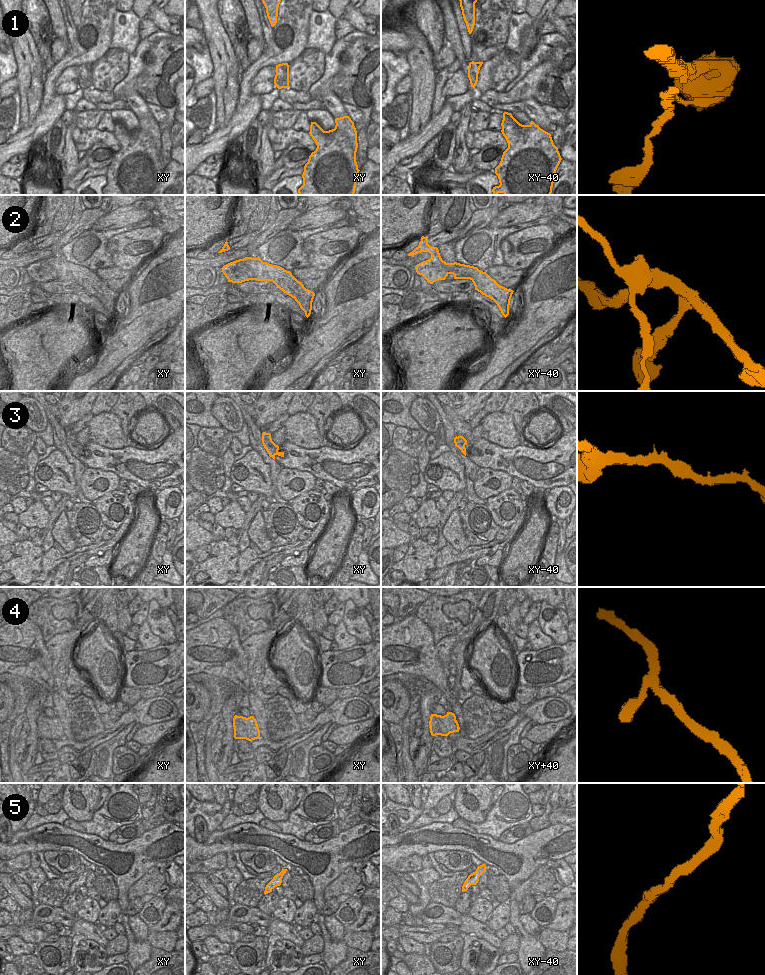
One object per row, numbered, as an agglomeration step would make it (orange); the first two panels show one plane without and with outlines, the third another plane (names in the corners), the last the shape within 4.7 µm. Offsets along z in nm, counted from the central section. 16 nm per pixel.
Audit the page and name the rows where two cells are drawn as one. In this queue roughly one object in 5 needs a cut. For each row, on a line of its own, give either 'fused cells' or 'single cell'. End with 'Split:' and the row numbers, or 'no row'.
1: fused cells
2: fused cells
3: single cell
4: single cell
5: single cell
Split: 1, 2

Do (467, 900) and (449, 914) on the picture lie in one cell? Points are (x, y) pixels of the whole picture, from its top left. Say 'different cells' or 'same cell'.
different cells

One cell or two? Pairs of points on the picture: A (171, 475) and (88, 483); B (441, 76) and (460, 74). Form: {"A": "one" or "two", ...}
{"A": "two", "B": "two"}

